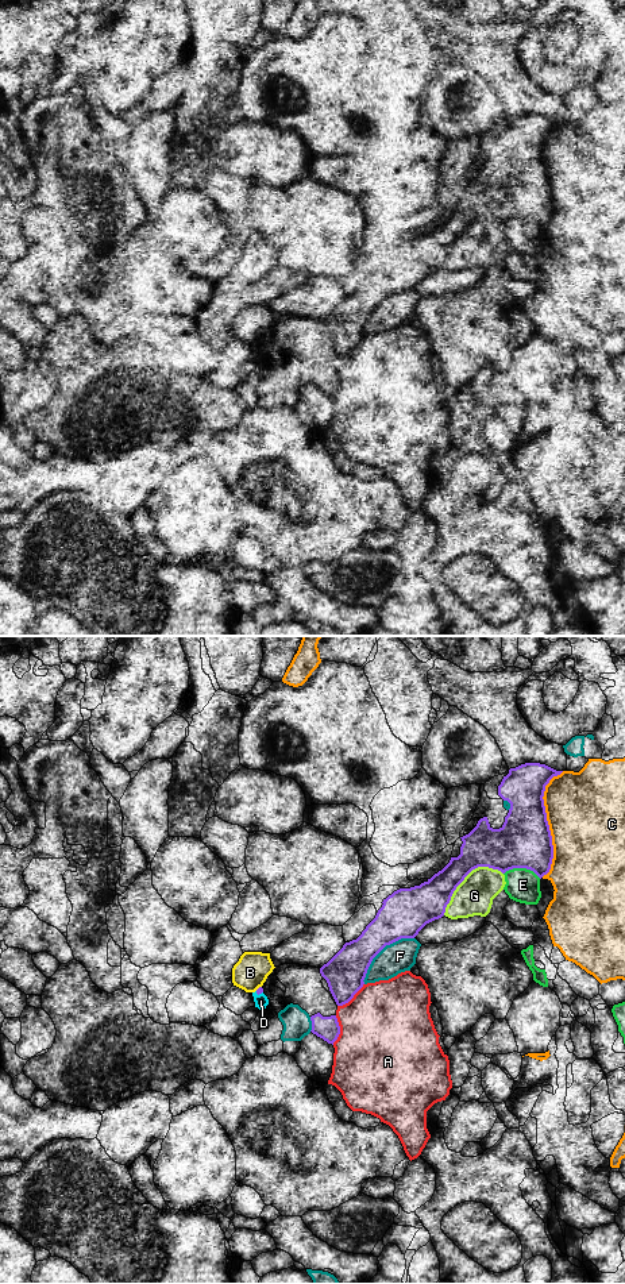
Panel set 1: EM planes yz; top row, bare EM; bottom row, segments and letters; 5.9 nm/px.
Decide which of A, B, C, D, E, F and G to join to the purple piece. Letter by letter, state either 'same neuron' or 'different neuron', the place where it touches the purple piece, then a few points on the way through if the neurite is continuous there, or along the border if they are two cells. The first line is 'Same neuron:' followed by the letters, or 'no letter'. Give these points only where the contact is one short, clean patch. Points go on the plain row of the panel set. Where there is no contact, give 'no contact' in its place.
Same neuron: no letter
A: different neuron; contact yz (351, 350)
B: different neuron; contact yz (259, 339)
C: different neuron; contact yz (547, 174)
D: different neuron; contact yz (258, 346)
E: different neuron; contact yz (523, 219)
F: different neuron; contact yz (381, 301)
G: different neuron; contact yz (465, 228)

